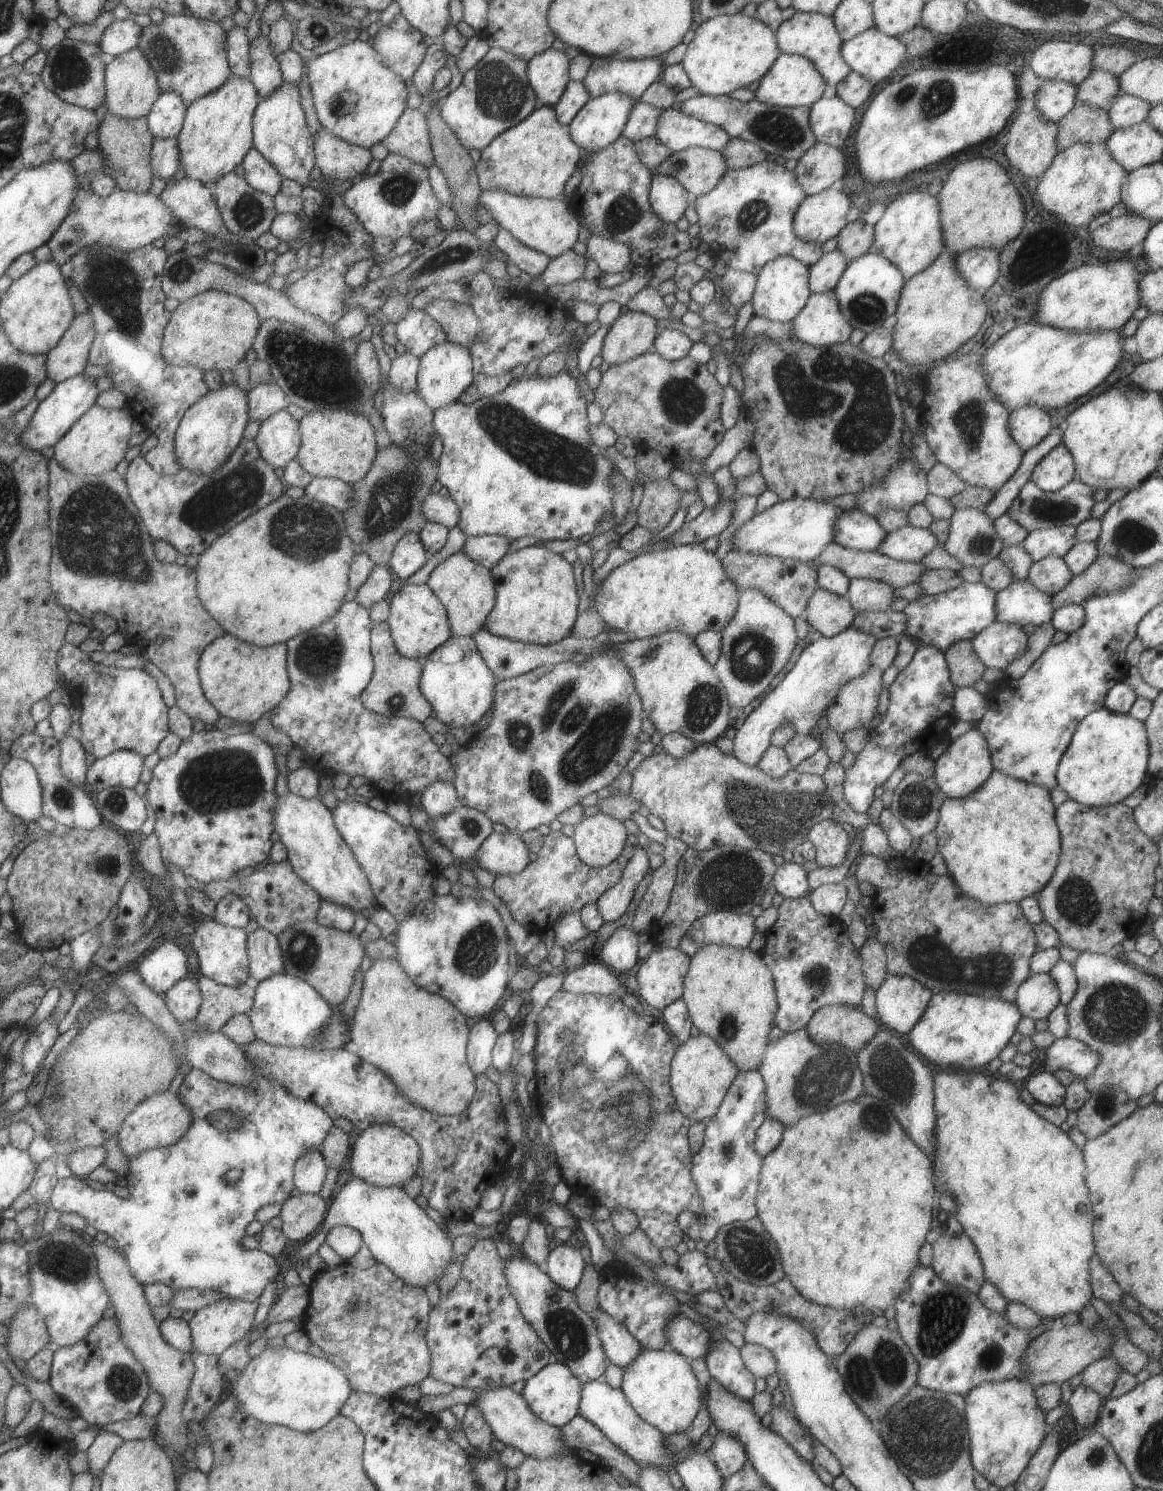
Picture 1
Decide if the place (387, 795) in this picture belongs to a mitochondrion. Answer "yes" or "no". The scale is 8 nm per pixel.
no

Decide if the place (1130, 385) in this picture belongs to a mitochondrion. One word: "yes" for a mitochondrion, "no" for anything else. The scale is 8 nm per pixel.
no

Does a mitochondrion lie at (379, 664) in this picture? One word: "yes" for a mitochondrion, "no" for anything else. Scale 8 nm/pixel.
no

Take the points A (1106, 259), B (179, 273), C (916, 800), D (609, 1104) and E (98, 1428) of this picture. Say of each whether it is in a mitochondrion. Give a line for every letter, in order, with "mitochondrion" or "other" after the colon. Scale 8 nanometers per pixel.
A: other
B: mitochondrion
C: mitochondrion
D: mitochondrion
E: other

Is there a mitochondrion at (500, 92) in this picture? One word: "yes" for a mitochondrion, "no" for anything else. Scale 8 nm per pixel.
yes

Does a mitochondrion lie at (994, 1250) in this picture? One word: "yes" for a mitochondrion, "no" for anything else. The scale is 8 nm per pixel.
no

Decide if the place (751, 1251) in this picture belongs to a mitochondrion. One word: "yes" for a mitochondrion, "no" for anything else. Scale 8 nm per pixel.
yes

